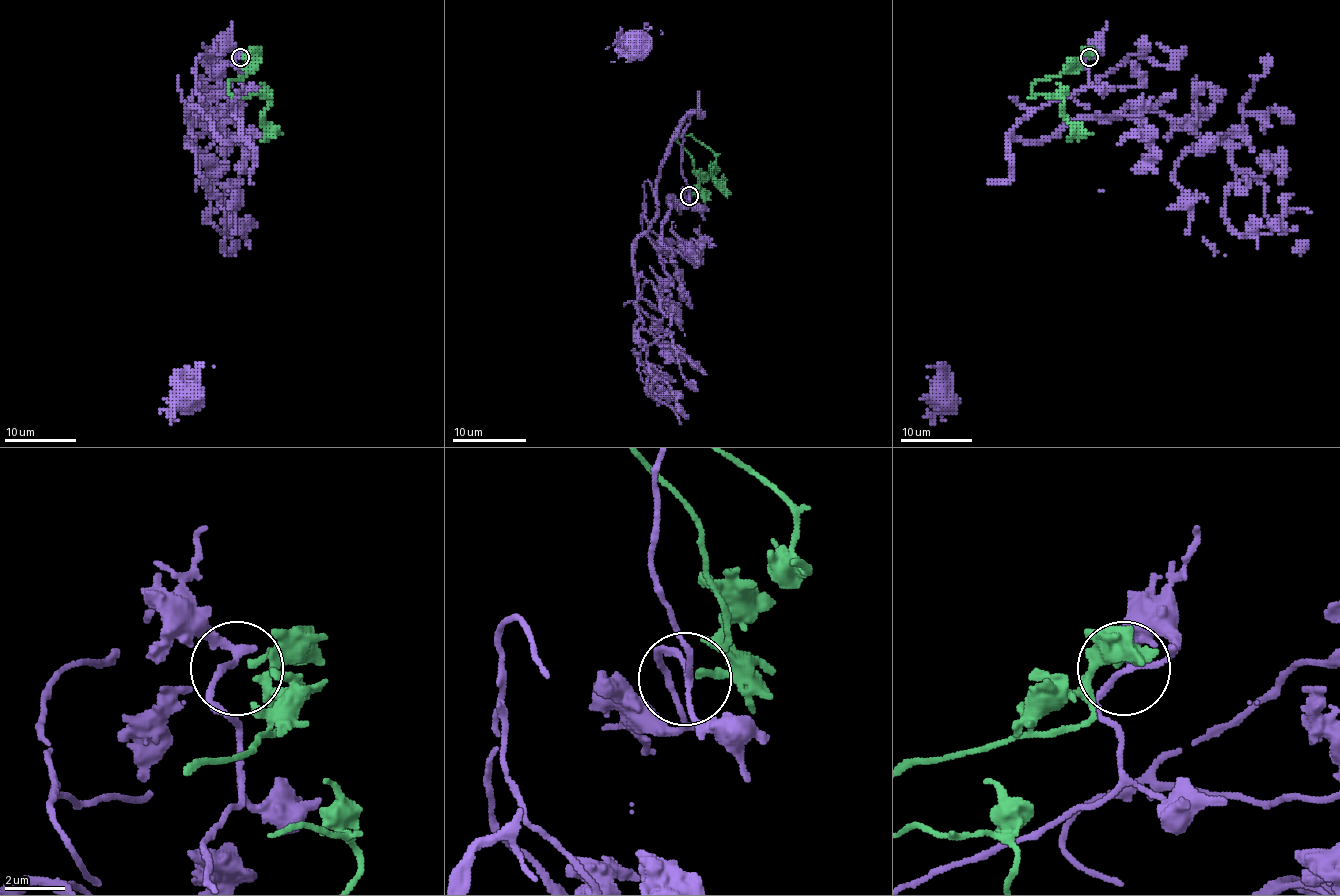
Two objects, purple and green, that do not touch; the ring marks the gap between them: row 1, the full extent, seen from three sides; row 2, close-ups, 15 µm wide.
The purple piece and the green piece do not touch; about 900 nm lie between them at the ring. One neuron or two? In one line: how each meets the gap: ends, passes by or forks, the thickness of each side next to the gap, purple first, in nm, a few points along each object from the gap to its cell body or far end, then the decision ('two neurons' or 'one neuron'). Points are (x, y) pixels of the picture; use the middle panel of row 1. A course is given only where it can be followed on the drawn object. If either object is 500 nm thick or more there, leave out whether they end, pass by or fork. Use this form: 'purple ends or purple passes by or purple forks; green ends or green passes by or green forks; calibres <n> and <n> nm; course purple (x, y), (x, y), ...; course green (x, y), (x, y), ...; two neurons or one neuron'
purple passes by; green ends; calibres 180 and 240 nm; course purple (686, 196), (683, 130), (690, 113), (703, 113), (699, 93), (651, 43), (642, 49), (633, 41); course green (692, 194), (699, 192), (699, 176), (675, 135), (692, 135), (716, 157), (712, 176), (727, 198); one neuron

